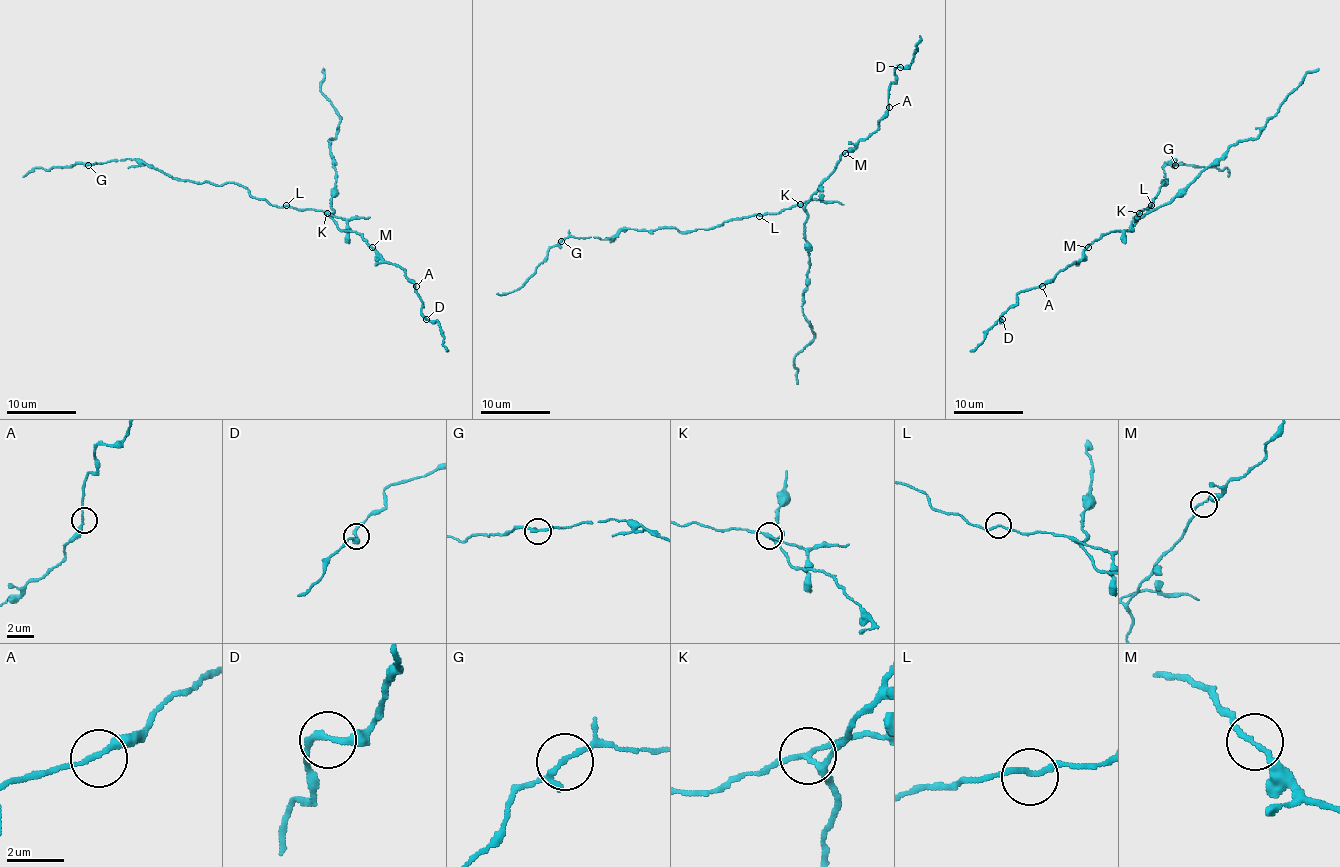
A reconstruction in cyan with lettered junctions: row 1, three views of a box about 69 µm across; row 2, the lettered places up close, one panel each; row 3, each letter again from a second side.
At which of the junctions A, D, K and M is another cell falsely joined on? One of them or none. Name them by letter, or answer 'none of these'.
K

